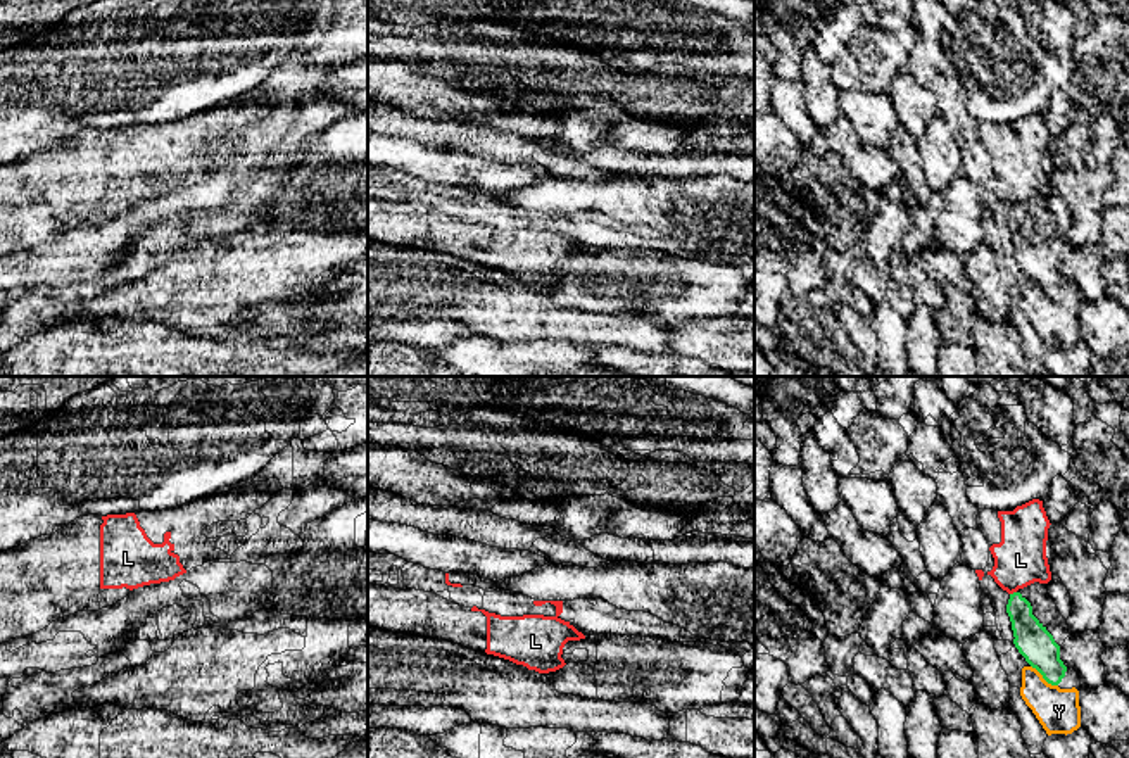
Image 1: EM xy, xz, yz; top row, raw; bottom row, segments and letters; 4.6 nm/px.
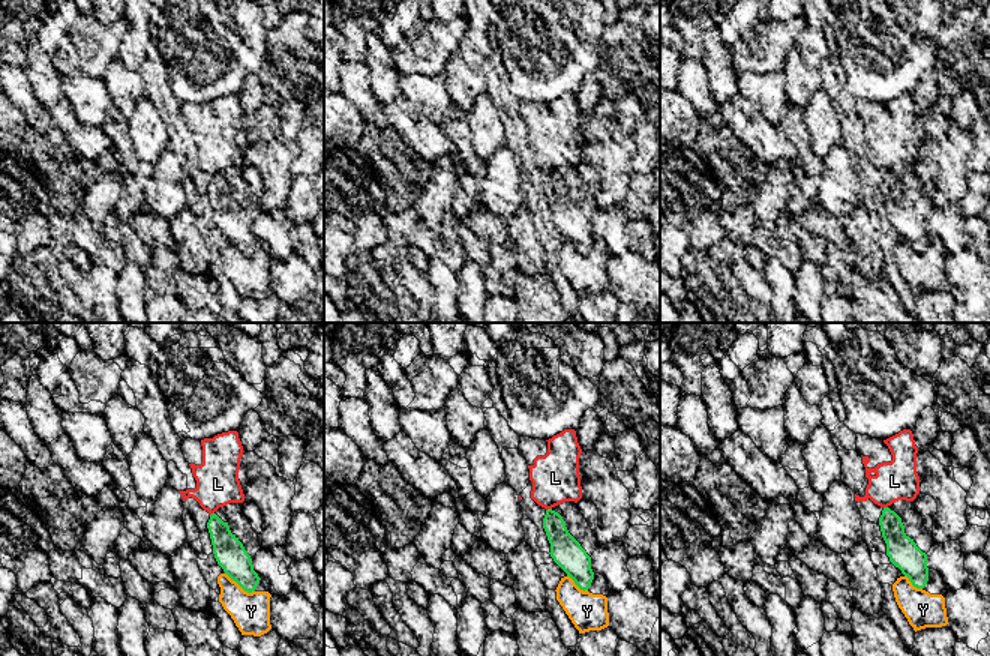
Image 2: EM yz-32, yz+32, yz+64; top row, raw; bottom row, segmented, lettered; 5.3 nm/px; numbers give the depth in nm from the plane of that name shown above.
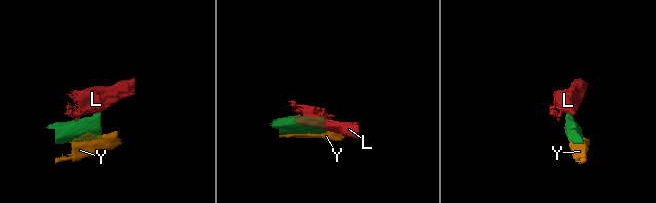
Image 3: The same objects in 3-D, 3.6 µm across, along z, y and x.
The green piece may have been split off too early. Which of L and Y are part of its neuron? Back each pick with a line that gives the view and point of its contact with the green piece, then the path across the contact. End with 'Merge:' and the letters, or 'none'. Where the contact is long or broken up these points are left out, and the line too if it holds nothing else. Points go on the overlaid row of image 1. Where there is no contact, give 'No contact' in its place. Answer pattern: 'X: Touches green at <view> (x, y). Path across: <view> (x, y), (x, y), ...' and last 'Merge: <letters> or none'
Merge: none

